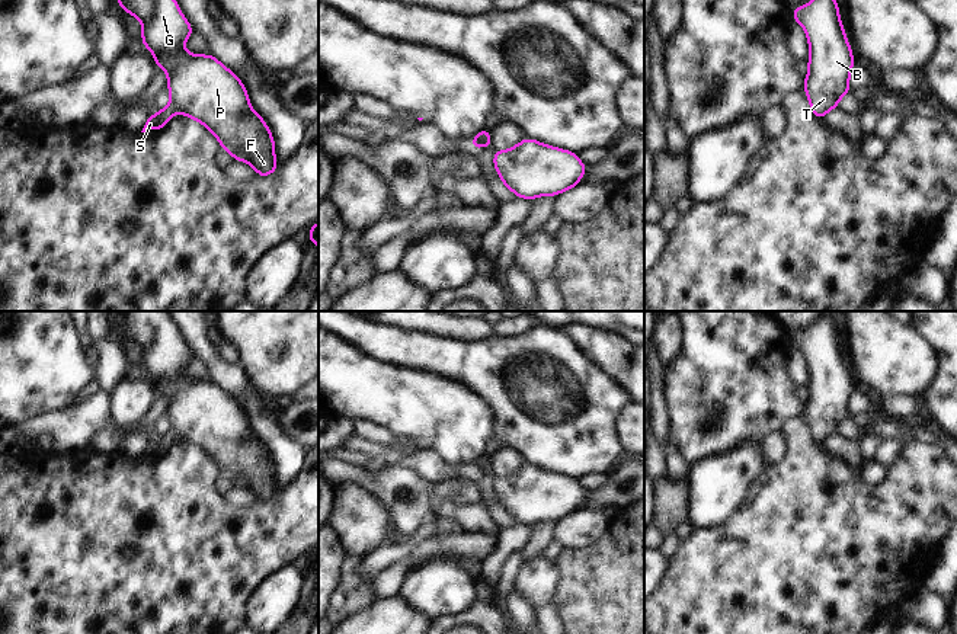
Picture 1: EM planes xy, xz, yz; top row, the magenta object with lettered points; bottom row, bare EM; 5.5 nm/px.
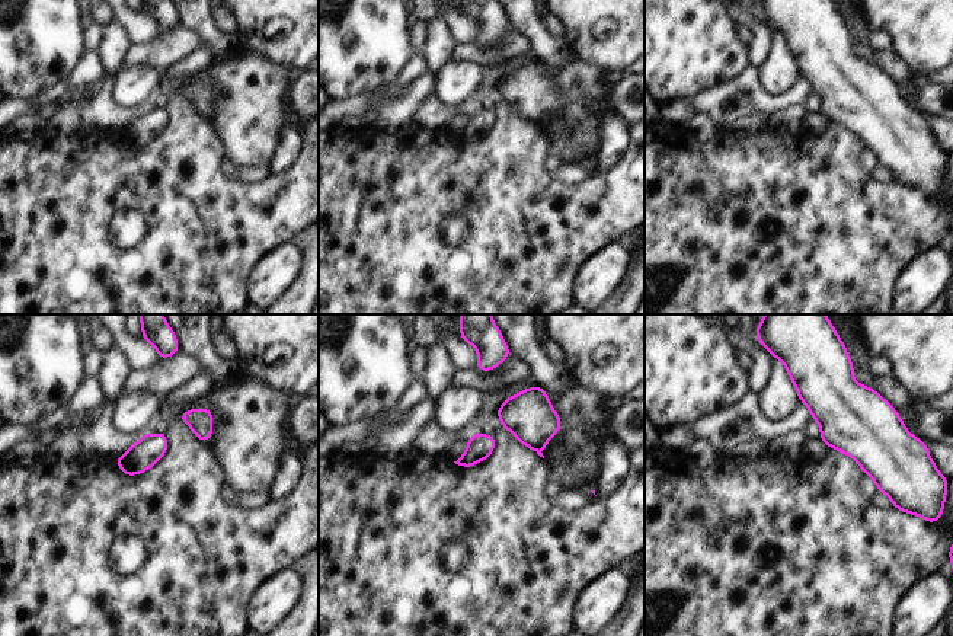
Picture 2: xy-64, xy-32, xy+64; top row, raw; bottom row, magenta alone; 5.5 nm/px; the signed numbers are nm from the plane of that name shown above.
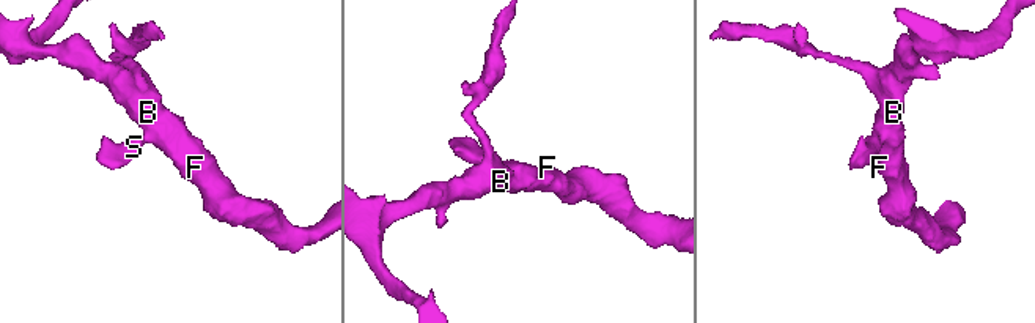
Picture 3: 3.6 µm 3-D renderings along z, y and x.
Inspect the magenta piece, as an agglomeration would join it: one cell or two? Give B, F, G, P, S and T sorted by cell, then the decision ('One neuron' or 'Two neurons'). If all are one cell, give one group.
Groups: B F G P S T. One neuron

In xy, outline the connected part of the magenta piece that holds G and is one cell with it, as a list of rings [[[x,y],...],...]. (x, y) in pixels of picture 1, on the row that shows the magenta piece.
[[[115,0],[122,10],[143,22],[140,39],[167,74],[170,105],[147,118],[141,132],[161,129],[175,112],[204,124],[234,160],[252,164],[257,176],[279,166],[273,156],[273,137],[266,122],[250,108],[246,87],[233,71],[209,55],[182,49],[195,31],[176,0]]]

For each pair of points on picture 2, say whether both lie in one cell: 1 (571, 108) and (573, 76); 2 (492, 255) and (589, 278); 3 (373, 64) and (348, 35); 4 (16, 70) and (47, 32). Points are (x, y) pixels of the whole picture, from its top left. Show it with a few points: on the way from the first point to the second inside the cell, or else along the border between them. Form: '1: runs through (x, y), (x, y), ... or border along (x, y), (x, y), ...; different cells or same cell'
1: runs through (573, 101), (573, 83); same cell
2: border along (598, 251), (578, 269), (572, 285), (572, 299); different cells
3: runs through (365, 57), (354, 42); same cell
4: runs through (22, 61), (24, 56), (38, 41); same cell

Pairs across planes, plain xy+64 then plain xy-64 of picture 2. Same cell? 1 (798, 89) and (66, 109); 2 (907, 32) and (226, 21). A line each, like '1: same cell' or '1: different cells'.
1: same cell
2: different cells

